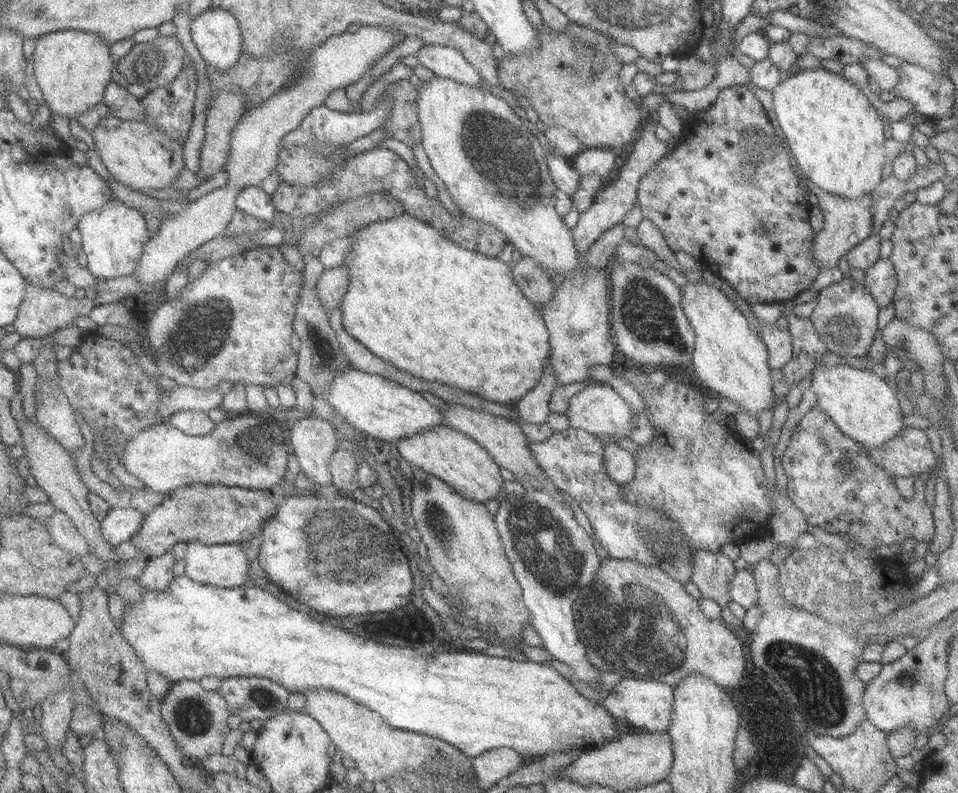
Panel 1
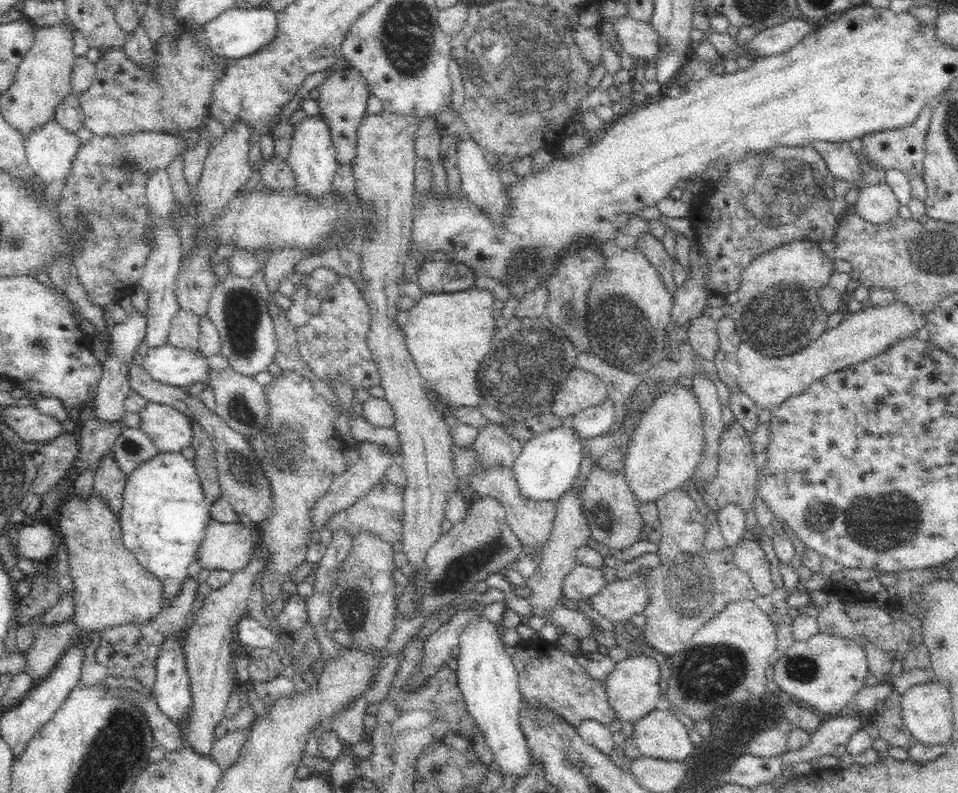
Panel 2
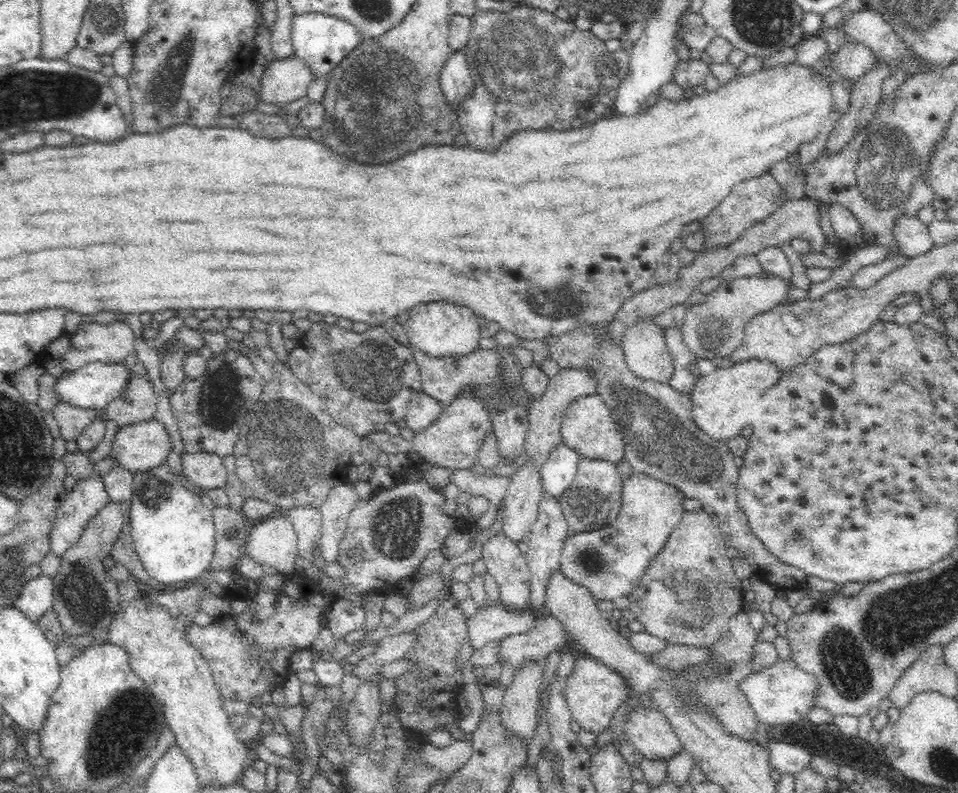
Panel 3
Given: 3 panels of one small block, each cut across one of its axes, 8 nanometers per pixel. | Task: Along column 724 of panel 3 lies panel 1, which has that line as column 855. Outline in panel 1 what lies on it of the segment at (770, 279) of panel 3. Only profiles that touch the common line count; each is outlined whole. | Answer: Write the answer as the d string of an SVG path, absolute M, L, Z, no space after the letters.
M844 278L818 293L818 303L810 320L831 352L842 357L864 357L874 340L878 314L880 314L880 307L871 295L871 290L854 279Z

